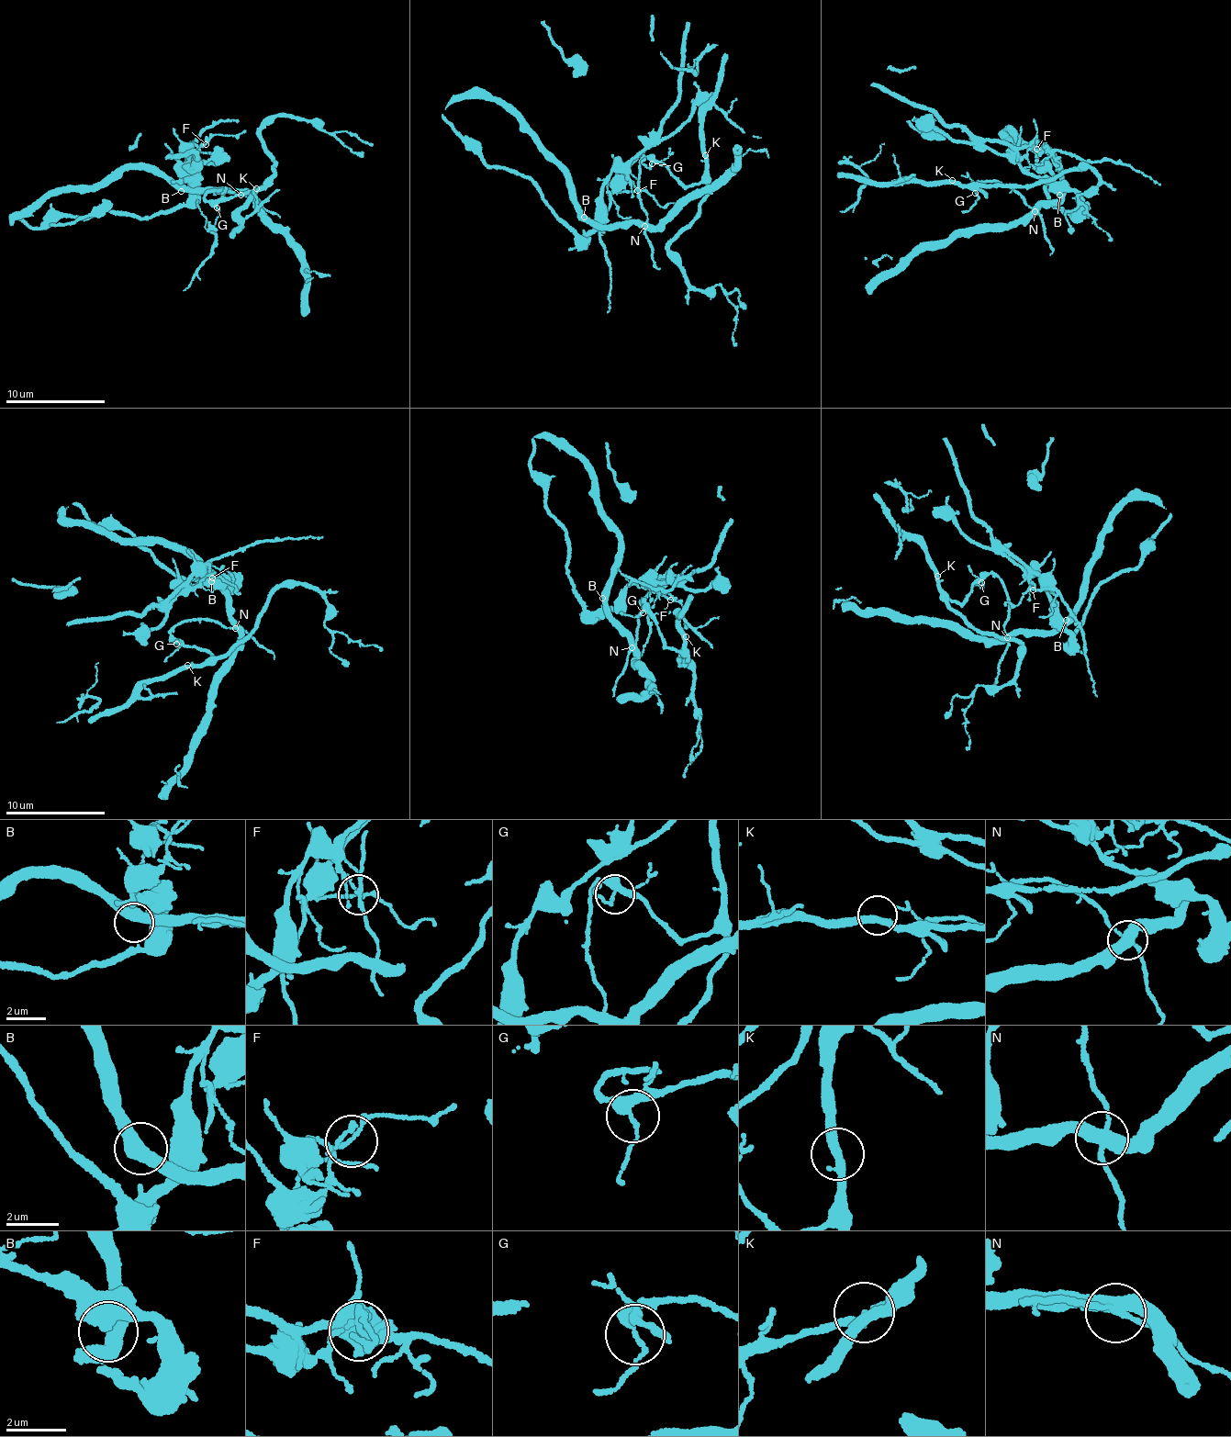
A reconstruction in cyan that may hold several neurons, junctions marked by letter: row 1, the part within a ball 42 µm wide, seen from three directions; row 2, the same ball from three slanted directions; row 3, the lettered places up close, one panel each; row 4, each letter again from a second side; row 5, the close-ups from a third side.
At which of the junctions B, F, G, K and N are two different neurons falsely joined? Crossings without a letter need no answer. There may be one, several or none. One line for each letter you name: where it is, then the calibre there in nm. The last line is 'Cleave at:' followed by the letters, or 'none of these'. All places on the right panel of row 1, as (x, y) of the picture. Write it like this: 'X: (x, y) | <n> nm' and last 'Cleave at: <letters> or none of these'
F: (1036, 149) | 140 nm
N: (1035, 211) | 400 nm
Cleave at: F, N

